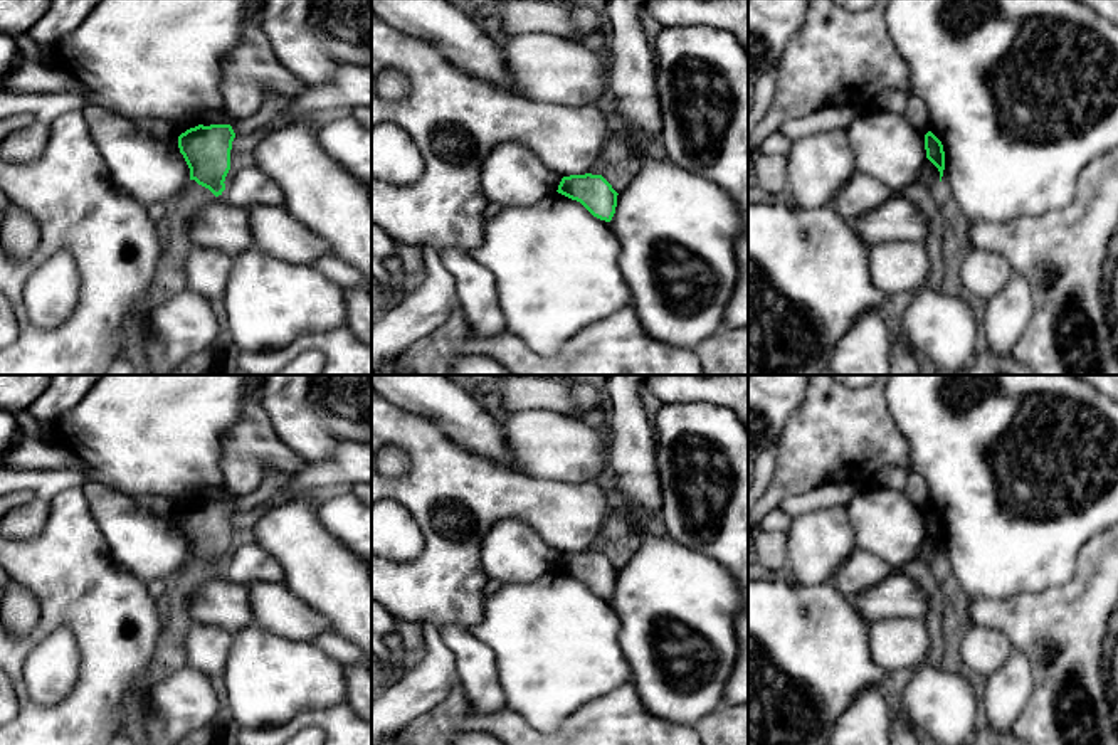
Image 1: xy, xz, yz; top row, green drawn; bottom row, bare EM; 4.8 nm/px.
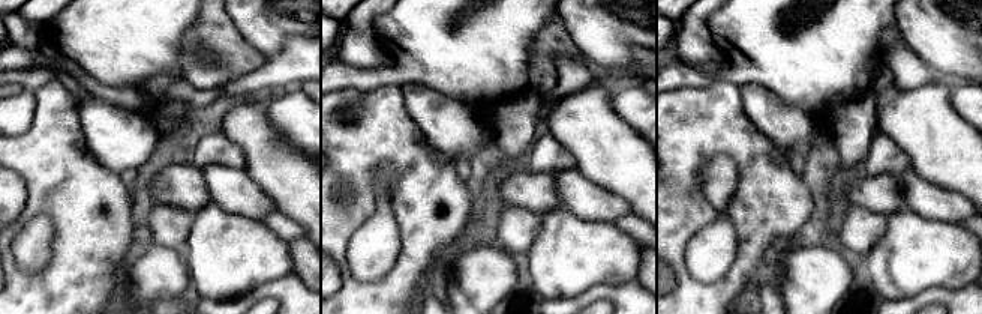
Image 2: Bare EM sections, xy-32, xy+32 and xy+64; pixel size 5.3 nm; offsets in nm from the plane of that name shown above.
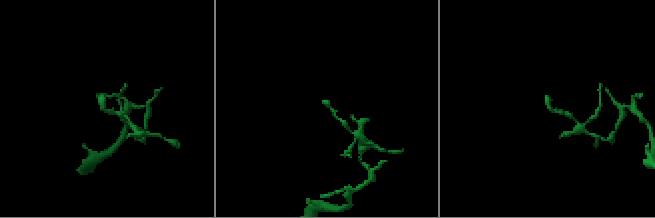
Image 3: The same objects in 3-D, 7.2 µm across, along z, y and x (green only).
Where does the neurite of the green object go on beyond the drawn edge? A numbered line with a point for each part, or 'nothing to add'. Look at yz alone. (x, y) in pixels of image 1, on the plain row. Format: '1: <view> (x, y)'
nothing to add

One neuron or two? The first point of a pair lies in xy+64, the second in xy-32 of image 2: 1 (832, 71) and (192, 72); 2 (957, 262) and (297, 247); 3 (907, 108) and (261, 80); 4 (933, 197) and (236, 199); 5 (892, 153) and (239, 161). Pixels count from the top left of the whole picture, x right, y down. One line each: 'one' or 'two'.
1: two
2: two
3: two
4: one
5: one

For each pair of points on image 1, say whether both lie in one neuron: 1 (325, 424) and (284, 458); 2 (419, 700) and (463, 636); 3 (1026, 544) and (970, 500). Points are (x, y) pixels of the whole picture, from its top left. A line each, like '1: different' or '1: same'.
1: different
2: different
3: same

